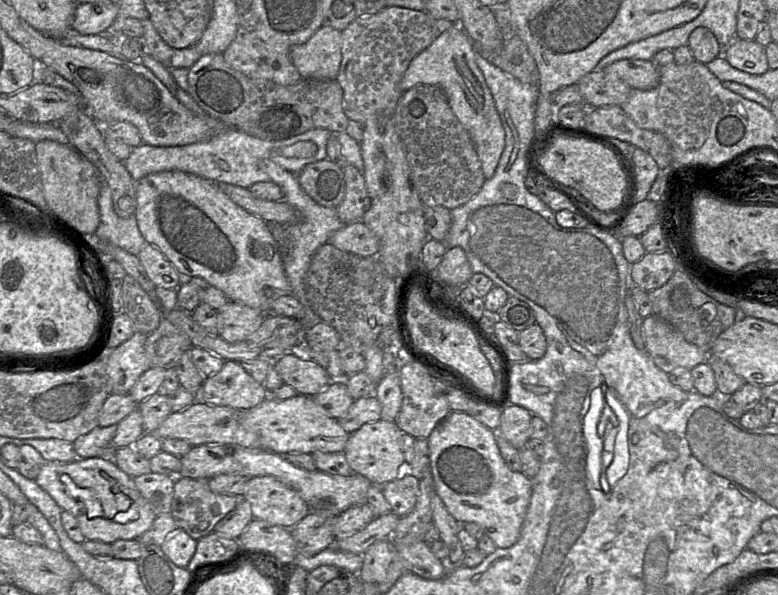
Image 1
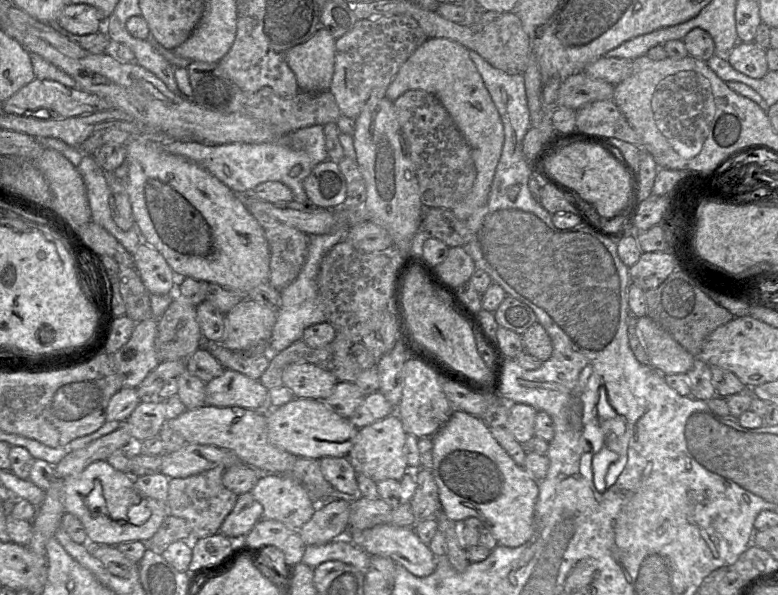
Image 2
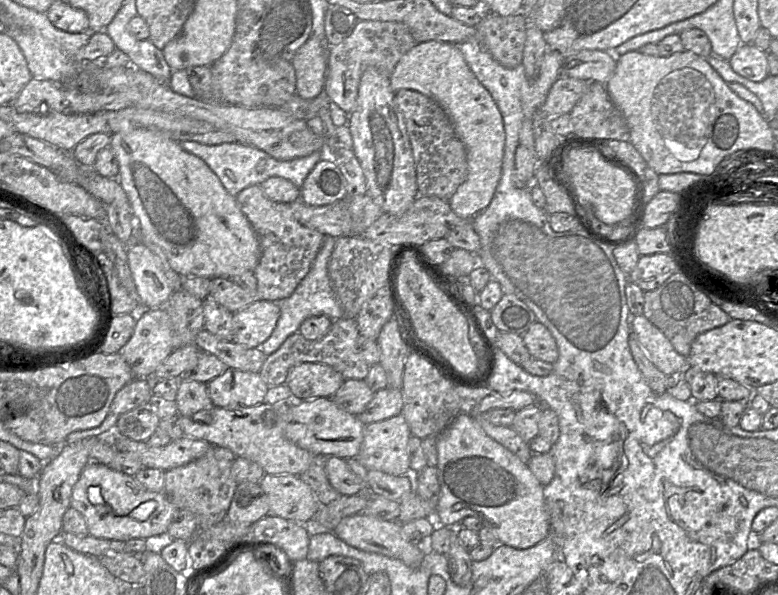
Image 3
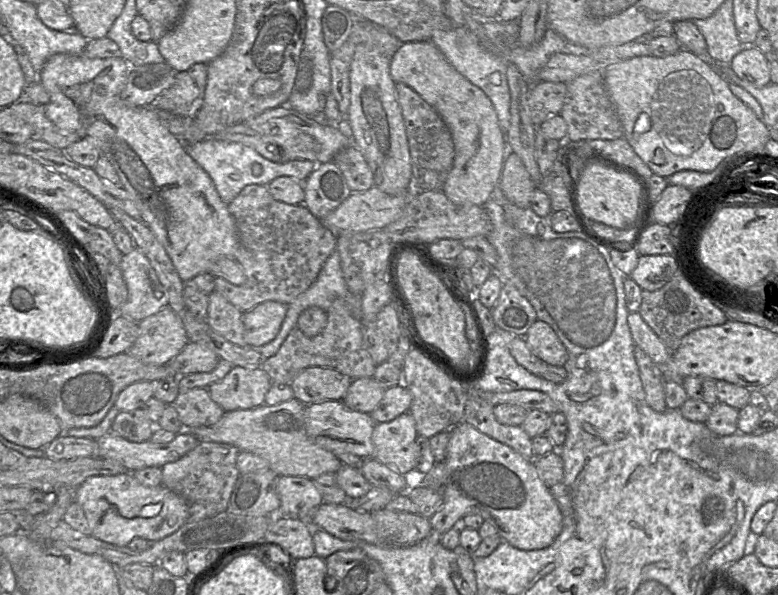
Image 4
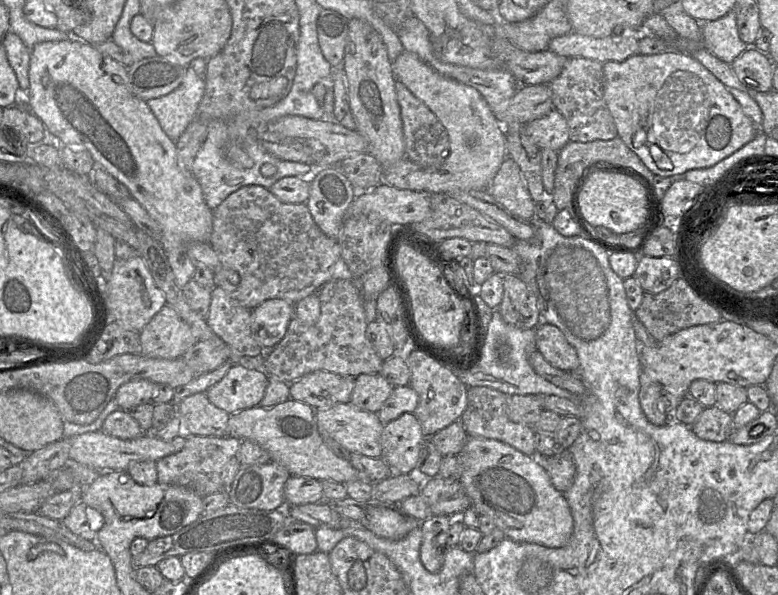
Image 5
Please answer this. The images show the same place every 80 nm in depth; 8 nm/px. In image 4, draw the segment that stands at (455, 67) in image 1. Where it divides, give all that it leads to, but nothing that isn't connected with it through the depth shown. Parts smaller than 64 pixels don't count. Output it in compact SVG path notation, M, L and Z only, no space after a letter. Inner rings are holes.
M431 41L406 42L390 59L390 75L395 83L403 83L418 93L440 115L448 127L453 144L452 169L441 189L443 194L459 206L483 206L499 184L506 160L506 137L492 102L477 86L460 74Z

